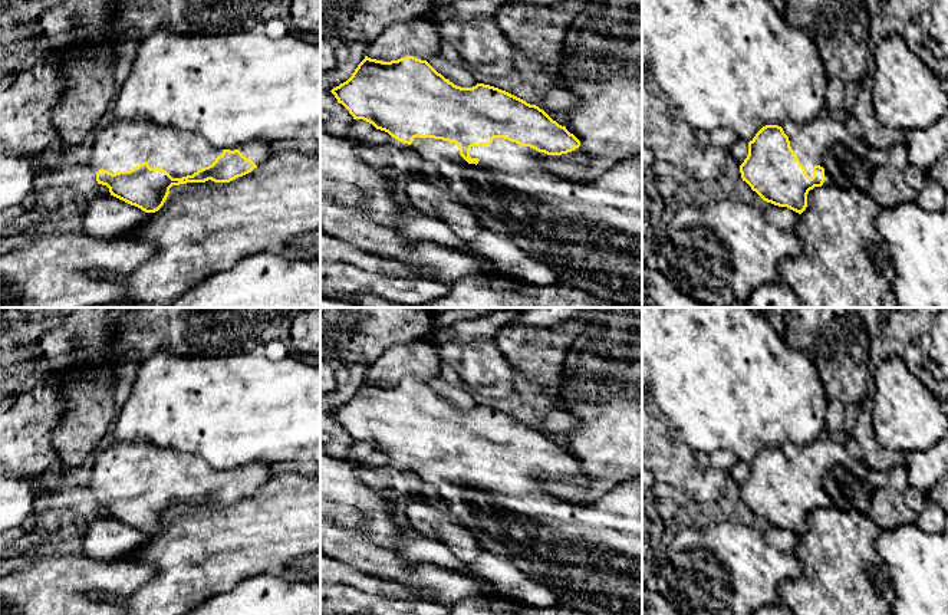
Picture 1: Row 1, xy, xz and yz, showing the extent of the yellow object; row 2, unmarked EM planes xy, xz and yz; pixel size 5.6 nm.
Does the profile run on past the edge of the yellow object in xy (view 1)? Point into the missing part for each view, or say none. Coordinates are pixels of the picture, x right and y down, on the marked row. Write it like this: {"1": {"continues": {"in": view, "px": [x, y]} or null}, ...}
{"1": {"continues": {"in": "xy", "px": [125, 144]}}}

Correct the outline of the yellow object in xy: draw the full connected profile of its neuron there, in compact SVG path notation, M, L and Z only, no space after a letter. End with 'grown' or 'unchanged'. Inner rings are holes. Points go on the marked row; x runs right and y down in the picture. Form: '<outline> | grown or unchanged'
M134 118L126 121L115 121L112 125L96 134L89 167L96 174L98 184L106 185L111 195L135 205L145 213L155 213L164 205L172 185L205 182L208 180L214 182L230 182L251 172L273 152L274 151L270 144L259 139L228 149L215 149L200 134L164 126L144 118Z | grown

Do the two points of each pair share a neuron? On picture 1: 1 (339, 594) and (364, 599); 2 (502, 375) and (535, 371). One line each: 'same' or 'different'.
1: same
2: different

